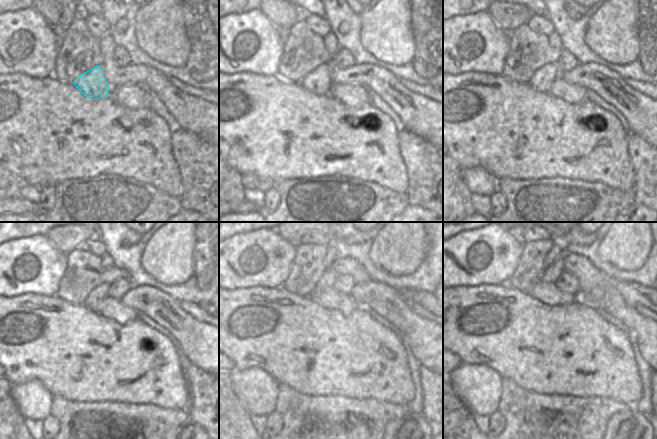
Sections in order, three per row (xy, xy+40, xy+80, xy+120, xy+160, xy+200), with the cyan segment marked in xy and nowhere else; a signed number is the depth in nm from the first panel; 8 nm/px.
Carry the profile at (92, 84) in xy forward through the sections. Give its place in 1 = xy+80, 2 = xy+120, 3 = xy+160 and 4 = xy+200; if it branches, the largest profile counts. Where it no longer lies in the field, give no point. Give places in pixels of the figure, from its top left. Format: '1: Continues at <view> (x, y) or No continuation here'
1: Continues at xy+80 (542, 79)
2: Continues at xy+120 (93, 299)
3: Continues at xy+160 (327, 280)
4: Continues at xy+200 (552, 273)

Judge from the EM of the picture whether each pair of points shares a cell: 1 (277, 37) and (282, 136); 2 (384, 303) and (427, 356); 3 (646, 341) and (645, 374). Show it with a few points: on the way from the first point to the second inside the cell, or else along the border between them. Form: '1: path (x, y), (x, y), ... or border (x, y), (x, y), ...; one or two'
1: border (254, 73), (277, 76); two
2: path (397, 316), (424, 343); one
3: border (636, 338), (638, 352), (646, 362); two

